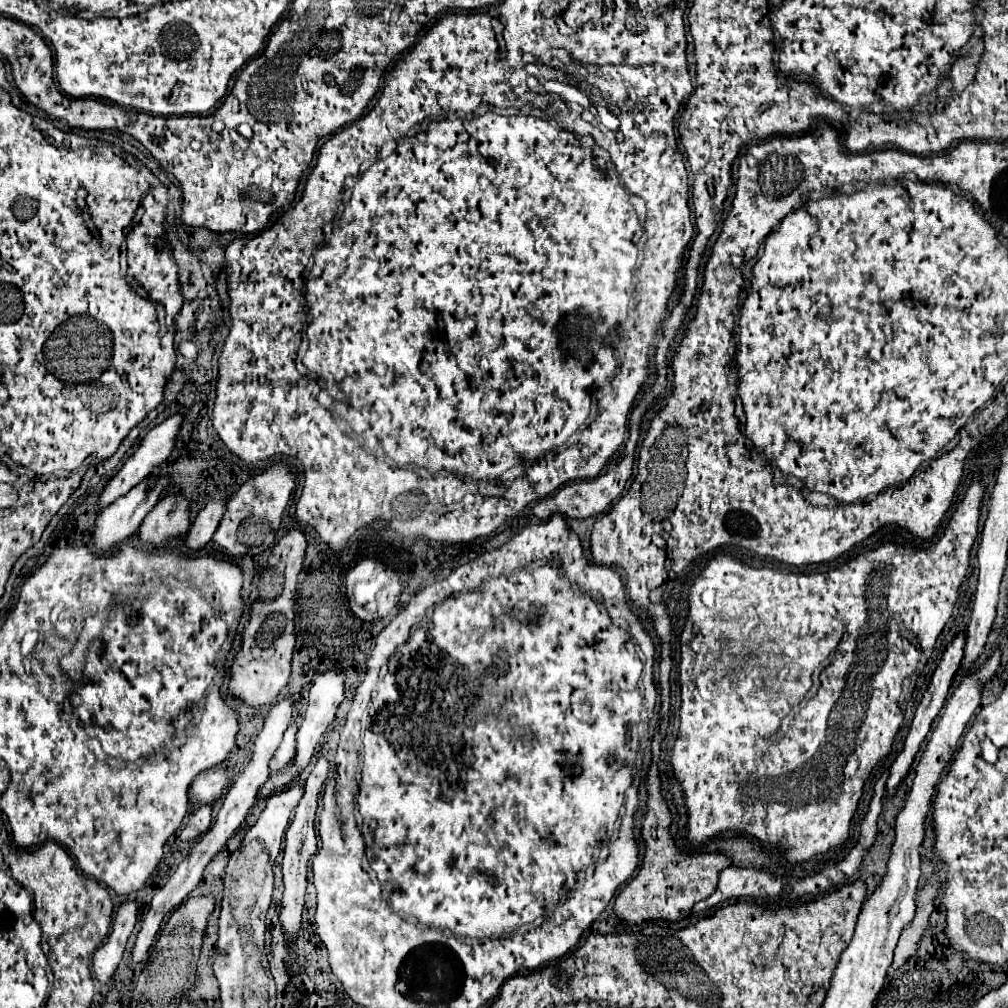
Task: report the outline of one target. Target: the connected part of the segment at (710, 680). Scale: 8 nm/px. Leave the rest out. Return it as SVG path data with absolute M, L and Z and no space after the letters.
M975 475L971 489L957 505L943 537L929 551L915 551L893 543L885 543L877 547L873 553L859 555L843 567L808 574L773 566L755 569L729 555L717 555L707 563L707 567L701 571L689 593L689 621L693 627L693 639L685 647L681 647L681 727L671 755L675 777L685 791L685 801L689 809L687 837L691 843L701 843L713 837L715 833L735 829L751 833L759 841L781 845L787 853L787 859L791 863L797 863L811 859L817 853L825 853L829 847L835 847L847 839L849 823L863 795L865 779L869 779L873 767L891 751L893 737L903 721L901 701L913 691L917 677L921 675L927 659L931 657L941 629L953 613L957 589L963 577L967 575L969 553L977 537L979 505L983 491L985 487L979 483Z

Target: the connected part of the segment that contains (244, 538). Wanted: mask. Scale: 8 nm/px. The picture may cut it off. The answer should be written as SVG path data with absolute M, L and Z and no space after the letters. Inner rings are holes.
M277 463L269 469L265 469L263 473L259 473L257 477L249 479L247 483L243 483L239 487L239 491L229 499L227 503L227 513L219 523L219 529L213 535L213 541L227 553L233 557L243 557L243 555L259 555L263 551L267 551L269 547L273 547L279 525L281 525L281 517L285 507L289 505L291 493L295 489L295 477L293 473Z

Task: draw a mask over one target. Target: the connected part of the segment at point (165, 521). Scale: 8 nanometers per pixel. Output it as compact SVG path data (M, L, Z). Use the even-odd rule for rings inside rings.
M181 493L165 495L139 527L139 539L161 547L169 537L189 529L189 499Z

